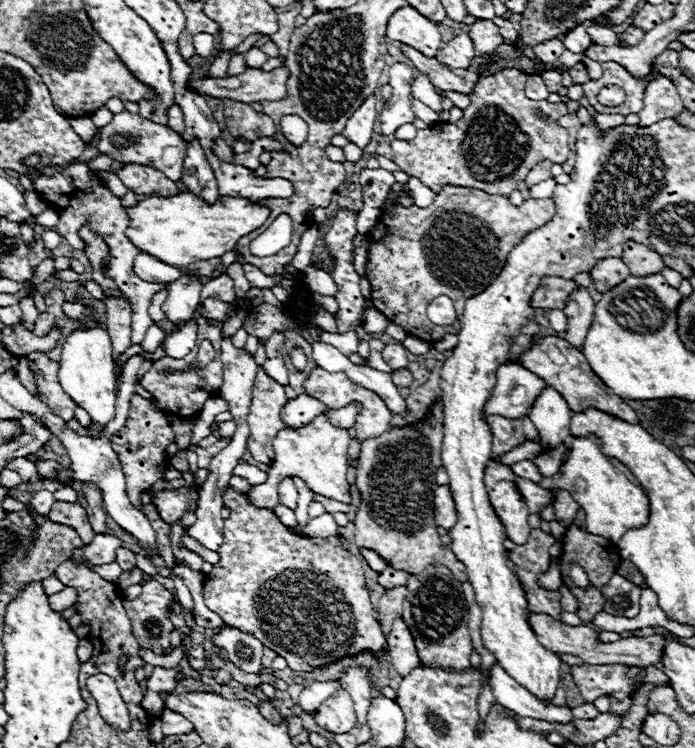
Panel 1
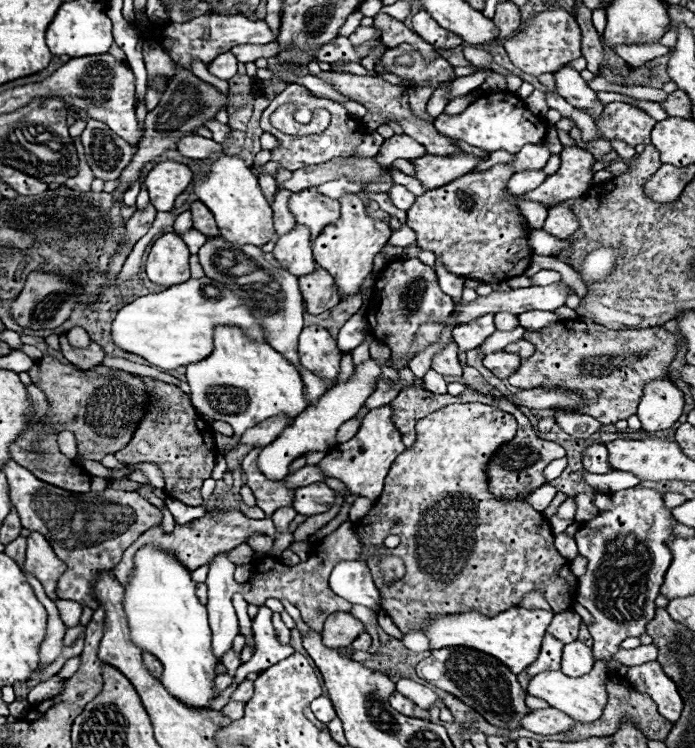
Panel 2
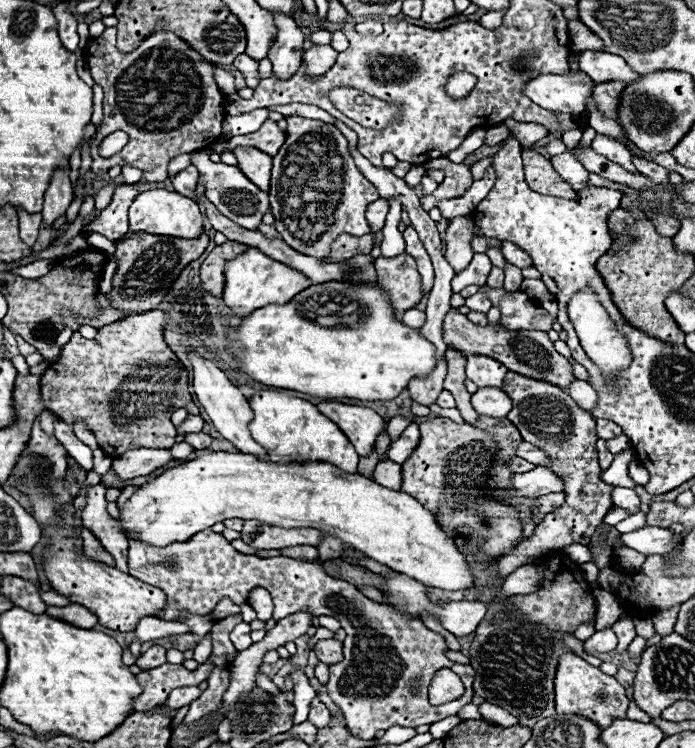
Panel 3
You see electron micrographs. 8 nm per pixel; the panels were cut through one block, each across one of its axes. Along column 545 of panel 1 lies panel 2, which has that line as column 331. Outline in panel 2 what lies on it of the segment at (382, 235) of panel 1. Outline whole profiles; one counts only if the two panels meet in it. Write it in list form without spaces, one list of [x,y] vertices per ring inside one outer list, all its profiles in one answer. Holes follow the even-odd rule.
[[[306,188],[302,192],[296,192],[288,200],[288,208],[296,218],[296,224],[302,224],[310,228],[310,238],[314,240],[322,228],[334,224],[334,220],[340,218],[340,204],[338,200],[326,198],[314,188]]]

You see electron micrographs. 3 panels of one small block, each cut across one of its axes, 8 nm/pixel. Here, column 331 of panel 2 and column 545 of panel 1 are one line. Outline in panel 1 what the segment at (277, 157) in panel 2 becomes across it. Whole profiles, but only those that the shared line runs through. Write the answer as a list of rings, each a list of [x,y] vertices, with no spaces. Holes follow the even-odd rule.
[[[512,68],[500,70],[494,76],[482,76],[470,96],[470,106],[458,122],[438,122],[432,128],[418,130],[416,138],[410,142],[394,138],[390,142],[392,162],[436,194],[448,184],[460,184],[480,188],[488,194],[510,196],[534,164],[542,160],[564,164],[570,154],[568,130],[556,124],[556,118],[568,114],[566,104],[534,102],[526,98],[524,84],[526,74]],[[534,110],[542,110],[552,122],[548,124],[534,118]]]

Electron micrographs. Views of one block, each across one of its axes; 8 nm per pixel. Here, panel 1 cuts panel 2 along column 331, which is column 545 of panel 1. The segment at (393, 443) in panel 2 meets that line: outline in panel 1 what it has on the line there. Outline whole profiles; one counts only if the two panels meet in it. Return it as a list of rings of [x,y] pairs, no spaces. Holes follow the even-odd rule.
[[[558,446],[556,450],[546,450],[546,452],[542,452],[542,454],[534,460],[536,466],[538,466],[538,470],[540,470],[540,474],[542,474],[544,478],[550,478],[550,476],[554,476],[554,474],[560,472],[564,452],[566,452],[566,448],[564,448],[564,446]]]

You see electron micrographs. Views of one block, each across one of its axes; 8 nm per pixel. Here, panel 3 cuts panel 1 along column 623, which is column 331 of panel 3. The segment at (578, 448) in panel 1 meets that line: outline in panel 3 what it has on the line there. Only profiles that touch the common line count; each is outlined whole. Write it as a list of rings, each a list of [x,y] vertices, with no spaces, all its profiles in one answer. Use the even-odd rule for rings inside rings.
[[[210,452],[176,468],[170,468],[156,480],[140,486],[140,490],[130,496],[118,516],[120,526],[126,534],[138,536],[138,540],[154,546],[188,540],[196,532],[206,530],[216,522],[224,522],[228,518],[260,520],[264,524],[284,528],[322,530],[340,538],[344,544],[360,550],[368,558],[432,588],[462,590],[474,584],[474,576],[470,572],[466,556],[452,540],[446,538],[446,534],[438,528],[434,516],[430,516],[430,512],[418,500],[414,500],[410,494],[384,488],[360,474],[348,474],[338,466],[330,466],[328,462],[270,462],[260,460],[254,454]]]

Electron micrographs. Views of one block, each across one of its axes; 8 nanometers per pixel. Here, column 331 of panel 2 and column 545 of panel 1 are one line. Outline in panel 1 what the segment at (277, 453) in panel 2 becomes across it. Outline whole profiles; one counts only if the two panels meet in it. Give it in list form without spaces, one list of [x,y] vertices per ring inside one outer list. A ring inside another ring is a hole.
[[[544,388],[538,400],[530,410],[530,420],[536,424],[540,434],[540,444],[544,448],[556,448],[564,444],[570,436],[570,418],[572,410],[566,400],[552,388]]]

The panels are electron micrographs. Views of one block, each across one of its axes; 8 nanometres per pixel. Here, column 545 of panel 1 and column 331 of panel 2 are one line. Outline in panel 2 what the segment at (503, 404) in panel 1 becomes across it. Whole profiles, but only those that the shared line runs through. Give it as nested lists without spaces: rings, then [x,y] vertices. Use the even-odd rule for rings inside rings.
[[[214,236],[214,238],[208,238],[206,244],[200,248],[198,258],[200,258],[200,264],[206,272],[206,276],[218,280],[220,284],[226,284],[234,294],[238,294],[238,298],[242,298],[242,302],[252,310],[252,314],[262,322],[268,344],[274,350],[278,350],[282,356],[286,356],[286,360],[292,360],[292,364],[298,368],[298,372],[302,376],[304,398],[306,398],[308,406],[314,406],[314,402],[318,402],[332,386],[350,380],[350,374],[354,372],[350,354],[346,358],[342,358],[342,370],[334,382],[322,380],[314,372],[302,368],[302,364],[298,360],[298,350],[296,350],[300,330],[304,328],[304,320],[302,320],[304,306],[302,306],[302,294],[298,290],[298,278],[292,276],[290,272],[286,272],[286,268],[282,268],[272,254],[262,252],[262,248],[258,248],[258,246],[250,246],[250,244],[242,246],[242,244],[222,240],[220,236]],[[242,276],[248,276],[250,280],[248,278],[238,280]]]

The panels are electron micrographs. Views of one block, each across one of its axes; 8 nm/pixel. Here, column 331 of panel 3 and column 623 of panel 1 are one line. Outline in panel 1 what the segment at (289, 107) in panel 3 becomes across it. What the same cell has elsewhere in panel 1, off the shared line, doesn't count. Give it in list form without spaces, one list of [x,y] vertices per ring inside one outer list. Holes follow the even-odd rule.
[[[596,112],[596,114],[594,114],[594,120],[596,120],[596,124],[598,124],[600,128],[604,128],[604,130],[614,128],[614,126],[618,126],[618,124],[624,124],[624,116],[622,116],[622,114],[600,114],[600,112]]]

